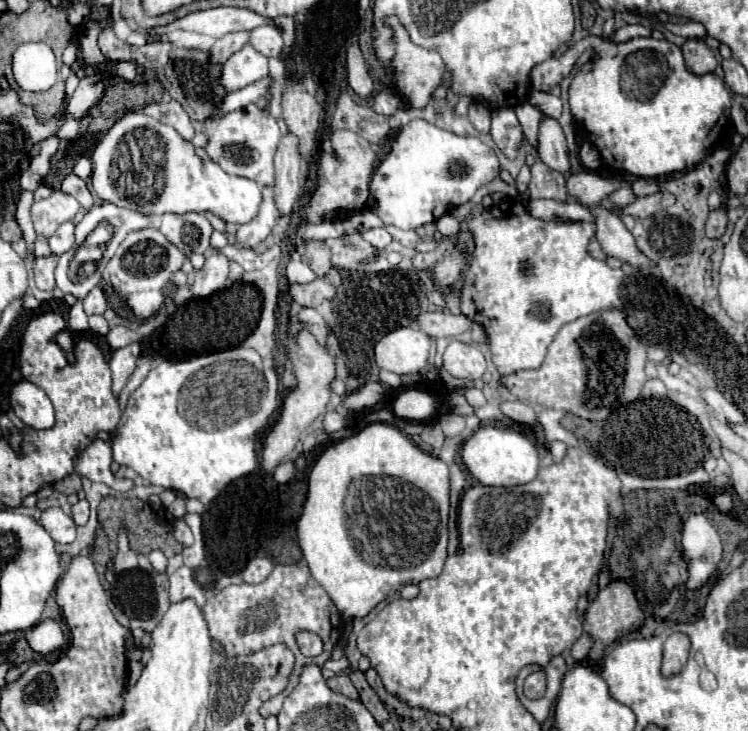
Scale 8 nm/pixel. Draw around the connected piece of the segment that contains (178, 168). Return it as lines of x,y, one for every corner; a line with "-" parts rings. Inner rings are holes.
143,110
127,112
105,134
91,156
93,190
107,202
151,216
209,210
225,222
251,222
259,212
259,202
263,202
261,186
249,178
229,176
219,164
201,160
193,150
193,144
185,142
171,126
155,122
-
155,150
163,150
165,156
159,168
155,168

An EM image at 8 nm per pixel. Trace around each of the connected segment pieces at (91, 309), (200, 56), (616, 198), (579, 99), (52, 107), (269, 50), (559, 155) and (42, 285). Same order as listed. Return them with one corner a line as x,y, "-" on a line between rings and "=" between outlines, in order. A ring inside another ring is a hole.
97,286
83,298
85,314
103,314
107,310
107,300
103,296
103,290
=
105,28
99,34
99,48
101,52
109,58
109,60
135,60
137,64
145,66
147,70
151,70
161,84
165,86
165,90
183,106
183,110
199,122
205,122
213,108
223,100
223,96
227,94
219,84
219,74
221,74
221,66
219,64
211,64
209,62
209,54
207,52
197,52
197,50
185,50
185,48
177,48
171,42
147,42
145,46
131,46
121,42
113,28
=
623,186
623,188
615,190
615,192
609,196
609,200
611,200
611,204
615,204
615,206
627,206
627,204
631,204
631,202
635,200
635,196
633,196
633,192
631,192
629,186
=
591,36
595,60
583,64
569,88
571,114
585,126
589,140
601,154
603,166
643,178
669,176
699,166
707,158
707,150
715,144
719,130
729,122
731,106
731,96
719,76
697,76
689,72
681,48
667,40
651,40
653,38
635,38
619,46
609,38
=
57,82
47,92
23,92
17,86
15,86
15,90
21,94
21,100
25,104
35,108
35,114
37,114
37,118
41,122
47,122
51,116
55,116
61,110
63,102
65,102
65,98
63,98
63,82
=
265,24
259,26
255,30
251,30
251,38
249,44
261,52
263,56
277,56
283,48
283,38
281,38
281,30
275,24
=
545,118
539,126
539,158
551,168
561,174
571,170
569,164
569,150
563,136
563,130
557,120
=
57,256
51,258
35,258
33,262
33,276
37,282
39,290
53,290
55,288
55,266
57,266

